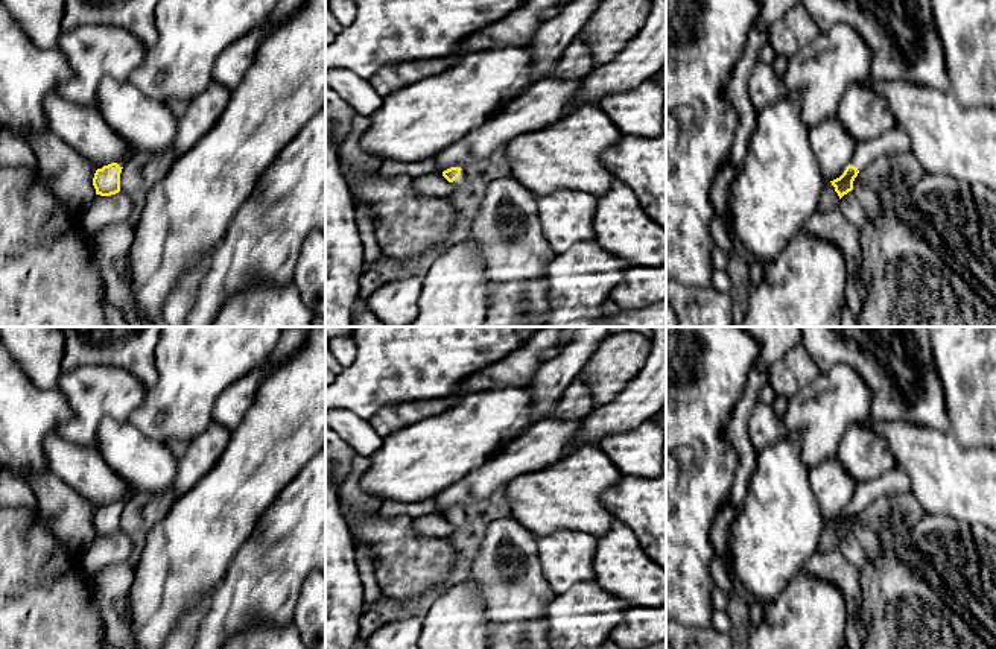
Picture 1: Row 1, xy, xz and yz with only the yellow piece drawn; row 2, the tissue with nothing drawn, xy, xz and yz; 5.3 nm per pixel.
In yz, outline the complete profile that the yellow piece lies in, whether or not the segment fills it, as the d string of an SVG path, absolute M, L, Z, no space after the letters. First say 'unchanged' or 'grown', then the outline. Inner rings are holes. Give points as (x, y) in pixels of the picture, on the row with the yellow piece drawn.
grown; M896 131L894 134L880 135L870 141L861 141L856 146L855 157L845 167L844 173L830 181L838 193L839 199L853 190L853 181L858 173L865 169L877 157L891 157L897 152L905 152L911 149L909 138L905 132Z

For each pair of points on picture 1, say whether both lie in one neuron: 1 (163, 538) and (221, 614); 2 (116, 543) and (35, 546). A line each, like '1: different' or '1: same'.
1: different
2: different

